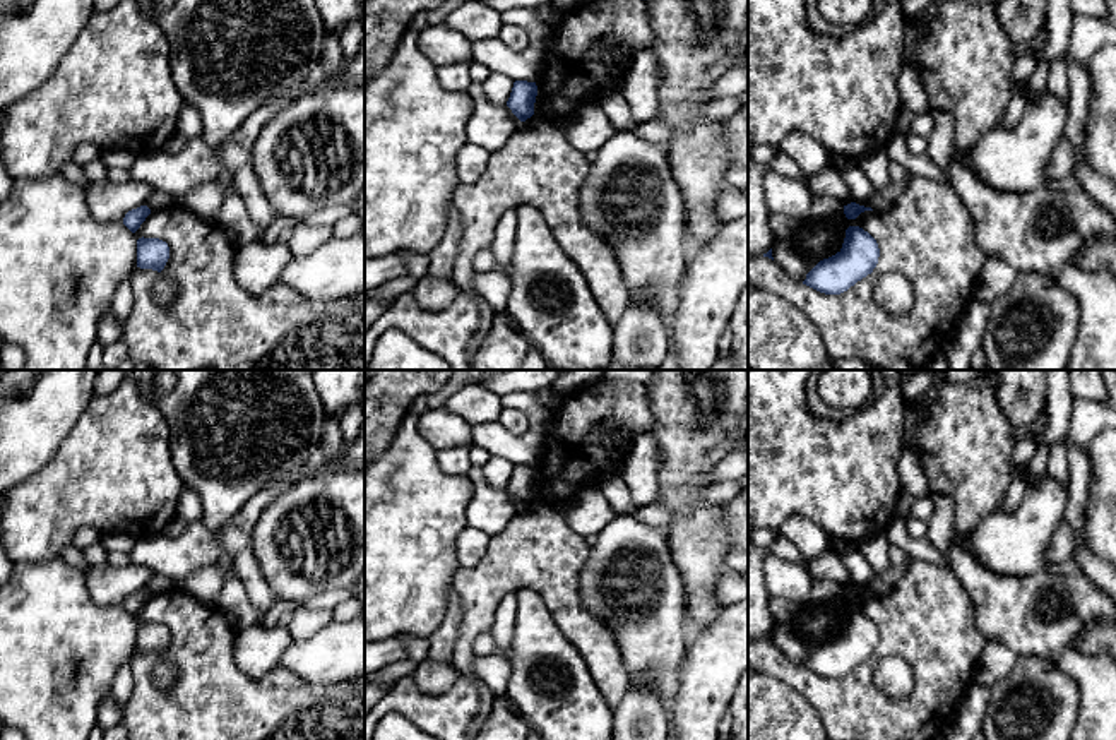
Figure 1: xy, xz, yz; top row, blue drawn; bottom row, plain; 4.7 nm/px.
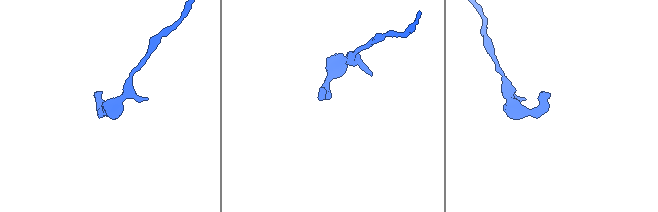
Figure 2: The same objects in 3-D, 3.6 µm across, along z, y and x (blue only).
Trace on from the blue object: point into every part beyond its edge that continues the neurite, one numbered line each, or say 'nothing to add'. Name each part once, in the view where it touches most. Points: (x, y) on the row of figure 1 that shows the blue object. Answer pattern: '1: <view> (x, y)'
nothing to add

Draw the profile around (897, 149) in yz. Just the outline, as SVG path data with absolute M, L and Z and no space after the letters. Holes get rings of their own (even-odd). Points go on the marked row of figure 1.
M895 134L885 151L888 158L900 163L907 173L952 185L948 168L936 166L926 154L909 151L907 134Z

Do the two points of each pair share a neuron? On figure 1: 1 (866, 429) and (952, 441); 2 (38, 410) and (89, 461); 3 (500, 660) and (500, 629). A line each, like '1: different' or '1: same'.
1: different
2: different
3: same

